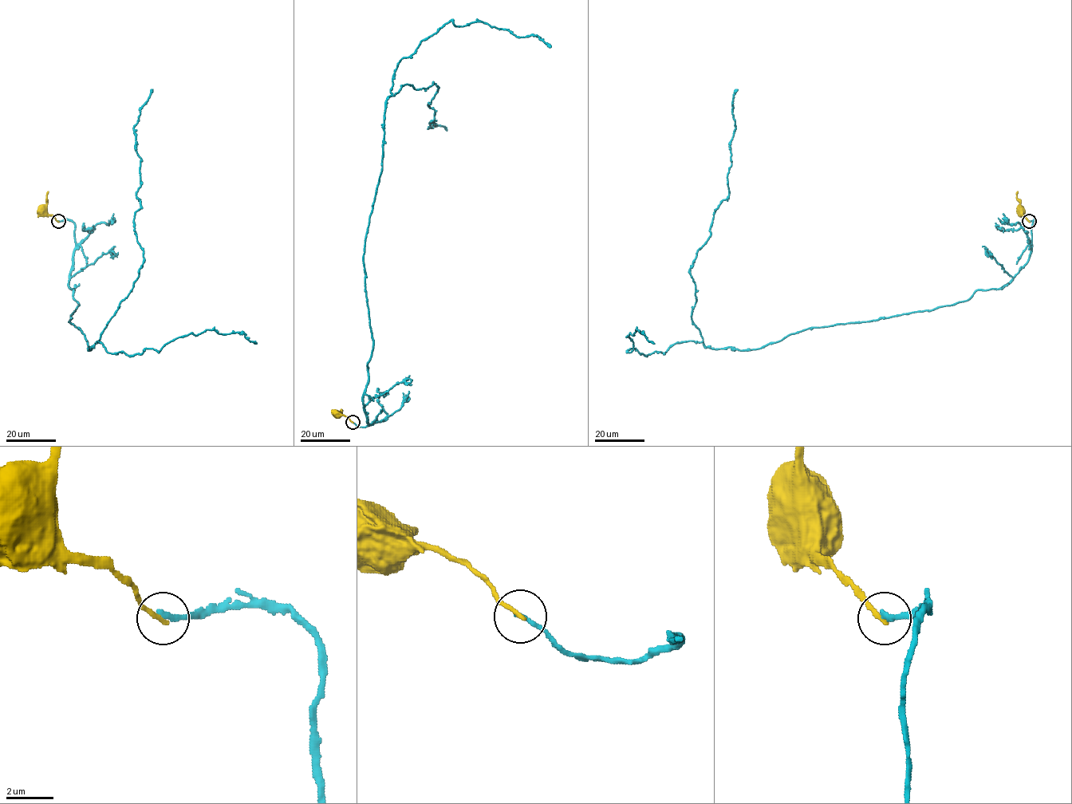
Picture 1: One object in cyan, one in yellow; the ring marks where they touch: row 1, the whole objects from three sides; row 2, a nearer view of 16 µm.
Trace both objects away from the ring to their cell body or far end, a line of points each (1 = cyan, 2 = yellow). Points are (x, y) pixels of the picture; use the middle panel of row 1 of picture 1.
1: (352, 422), (370, 424), (363, 261), (387, 99), (404, 84), (433, 83), (428, 128), (447, 131)
2: (352, 422), (346, 416), (336, 415)

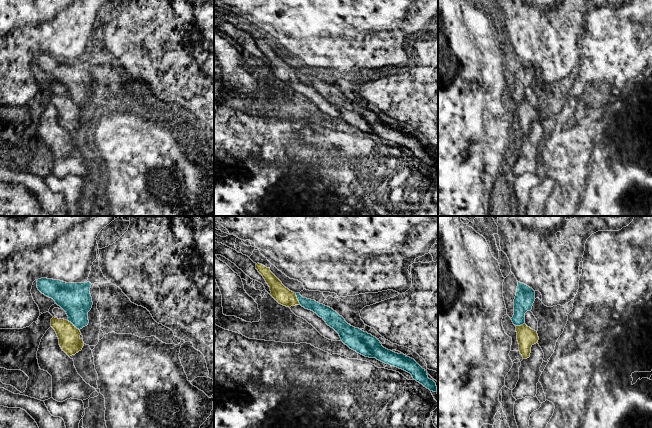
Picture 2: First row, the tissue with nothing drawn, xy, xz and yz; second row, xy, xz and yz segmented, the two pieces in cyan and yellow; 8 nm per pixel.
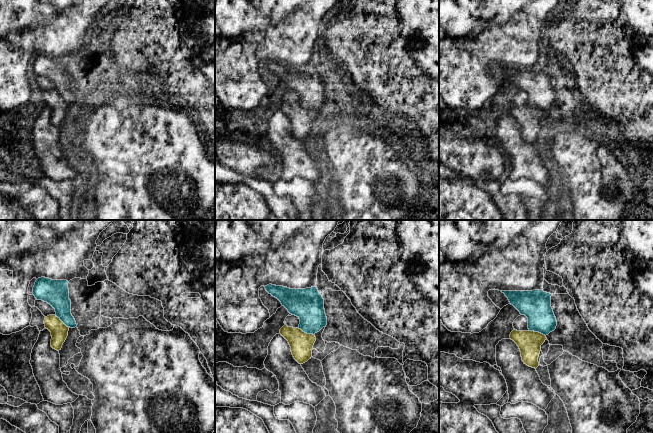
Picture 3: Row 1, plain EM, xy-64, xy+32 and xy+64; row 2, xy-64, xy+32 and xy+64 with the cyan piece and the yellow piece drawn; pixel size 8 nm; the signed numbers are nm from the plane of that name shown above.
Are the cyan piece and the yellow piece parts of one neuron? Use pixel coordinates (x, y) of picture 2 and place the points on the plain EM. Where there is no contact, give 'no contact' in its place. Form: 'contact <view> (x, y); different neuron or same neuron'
contact xy (73, 100); different neuron

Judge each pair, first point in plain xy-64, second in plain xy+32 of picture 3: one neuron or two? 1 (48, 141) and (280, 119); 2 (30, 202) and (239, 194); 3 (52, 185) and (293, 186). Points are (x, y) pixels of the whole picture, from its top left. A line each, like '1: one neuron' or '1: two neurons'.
1: one neuron
2: two neurons
3: one neuron

